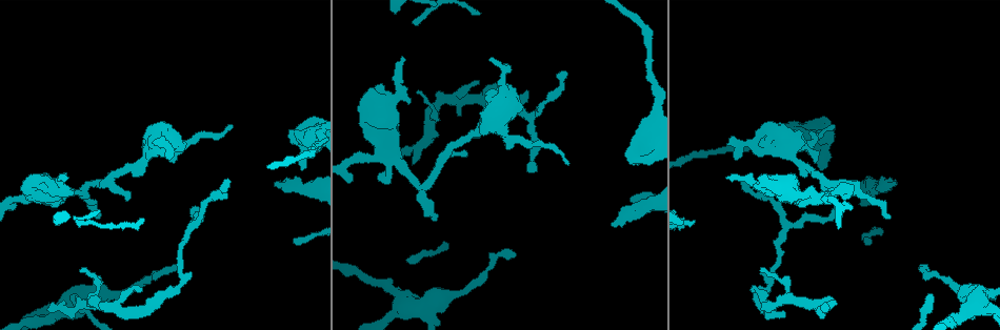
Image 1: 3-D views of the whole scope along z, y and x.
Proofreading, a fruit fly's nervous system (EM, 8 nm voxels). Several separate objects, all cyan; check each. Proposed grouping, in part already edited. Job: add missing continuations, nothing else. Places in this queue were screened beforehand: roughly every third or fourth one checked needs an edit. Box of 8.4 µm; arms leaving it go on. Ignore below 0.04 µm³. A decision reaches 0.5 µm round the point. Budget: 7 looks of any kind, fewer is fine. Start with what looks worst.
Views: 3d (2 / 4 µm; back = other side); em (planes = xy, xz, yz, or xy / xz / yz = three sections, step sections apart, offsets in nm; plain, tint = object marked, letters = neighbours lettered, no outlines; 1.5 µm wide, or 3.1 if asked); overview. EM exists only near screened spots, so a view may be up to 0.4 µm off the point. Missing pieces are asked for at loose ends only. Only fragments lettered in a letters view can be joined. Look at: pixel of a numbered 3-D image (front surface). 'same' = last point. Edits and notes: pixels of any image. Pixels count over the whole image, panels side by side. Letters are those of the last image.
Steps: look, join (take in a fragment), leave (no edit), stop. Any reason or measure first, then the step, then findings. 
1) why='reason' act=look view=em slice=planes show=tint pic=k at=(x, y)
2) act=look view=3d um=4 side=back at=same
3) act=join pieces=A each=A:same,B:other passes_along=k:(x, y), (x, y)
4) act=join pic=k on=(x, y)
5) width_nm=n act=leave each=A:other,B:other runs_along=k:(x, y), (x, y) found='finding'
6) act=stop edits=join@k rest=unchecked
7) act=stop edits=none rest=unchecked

why='free end' act=look view=em slice=planes show=letters pic=1 at=(612, 225)

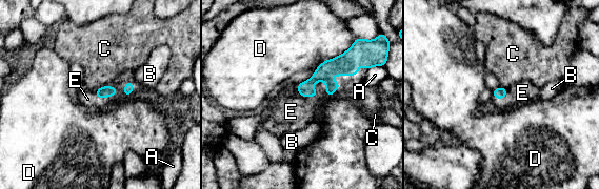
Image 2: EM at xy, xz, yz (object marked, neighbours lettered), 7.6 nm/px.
act=join pieces=E each=A:other,B:other,C:other,D:other,E:same passes_along=2:(337, 66), (316, 90), (291, 111) found='it goes on there'

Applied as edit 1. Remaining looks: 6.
why='free end' act=look view=3d um=4 pic=1 at=(303, 166)

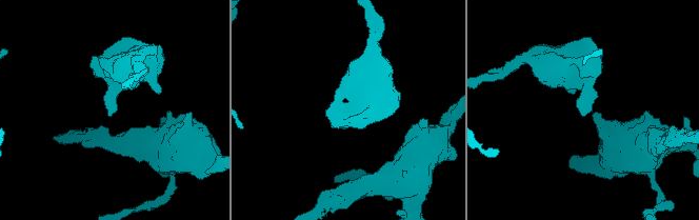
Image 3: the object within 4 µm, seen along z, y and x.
why='need the tissue' act=look view=em slice=planes show=plain pic=3 at=(110, 112)

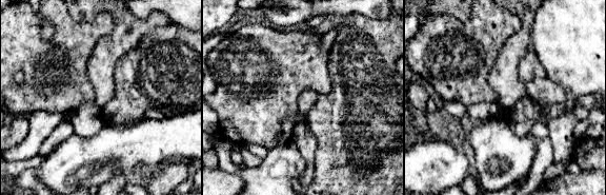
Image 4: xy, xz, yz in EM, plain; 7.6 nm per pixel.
why='see the neighbours' act=look view=em slice=planes show=letters at=same

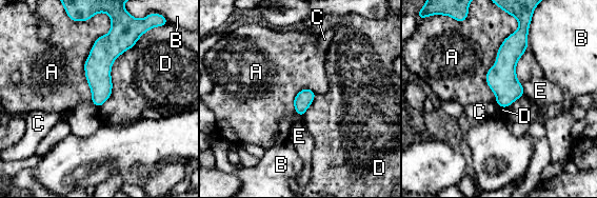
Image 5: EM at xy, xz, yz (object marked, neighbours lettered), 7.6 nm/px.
width_nm=140 act=leave each=A:other,B:other,C:other,D:other,E:other border=5:(140, 37), (98, 106) found='none of them fits'

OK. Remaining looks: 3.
why='an open end' act=look view=3d um=2 pic=1 at=(830, 299)

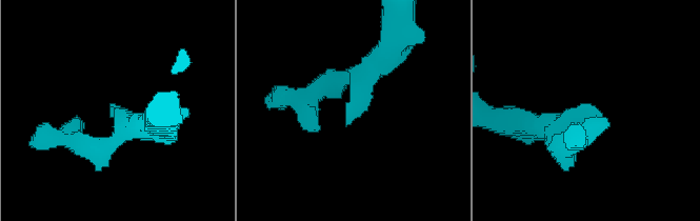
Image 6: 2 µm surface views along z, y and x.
why='now the EM' act=look view=em slice=xz step=8 show=letters pic=6 at=(593, 106)

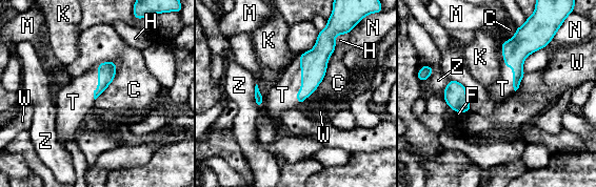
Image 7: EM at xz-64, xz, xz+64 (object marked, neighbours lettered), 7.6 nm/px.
longest_contact=T:360nm act=join pieces=T each=C:other,F:other,H:other,K:other,M:other,N:other,T:same,W:other,Z:other found='it goes on there'

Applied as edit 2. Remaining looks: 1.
act=stop edits=join@2,join@7 rest=unchecked

